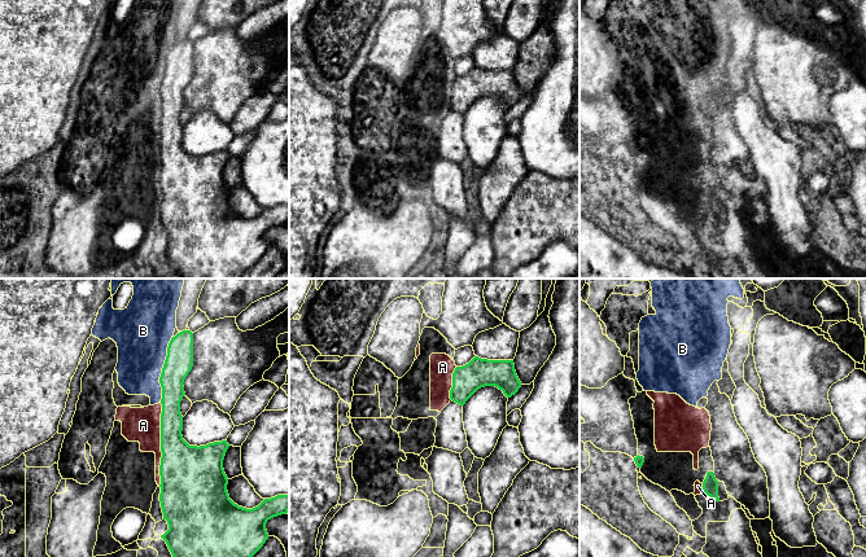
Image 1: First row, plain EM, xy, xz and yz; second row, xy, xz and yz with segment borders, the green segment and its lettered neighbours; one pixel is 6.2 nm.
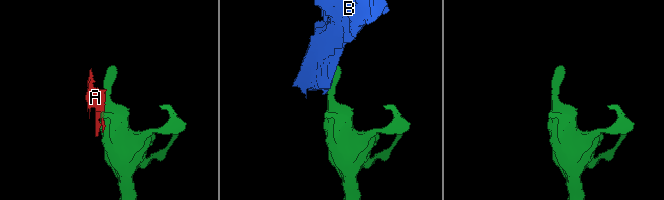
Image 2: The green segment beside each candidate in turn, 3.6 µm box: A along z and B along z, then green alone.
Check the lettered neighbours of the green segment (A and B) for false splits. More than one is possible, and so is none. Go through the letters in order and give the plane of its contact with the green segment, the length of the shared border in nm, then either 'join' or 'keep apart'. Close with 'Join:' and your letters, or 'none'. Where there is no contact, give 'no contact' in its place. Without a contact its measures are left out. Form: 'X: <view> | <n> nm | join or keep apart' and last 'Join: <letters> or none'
A: xy | 500 nm | keep apart
B: xy | 420 nm | keep apart
Join: none

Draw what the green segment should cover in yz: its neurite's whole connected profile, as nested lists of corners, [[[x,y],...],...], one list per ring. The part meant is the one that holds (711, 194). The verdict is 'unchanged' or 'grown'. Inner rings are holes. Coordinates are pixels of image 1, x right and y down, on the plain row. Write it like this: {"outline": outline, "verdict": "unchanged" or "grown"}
{"outline": [[[708,181],[703,192],[703,203],[707,203],[713,210],[720,211],[718,207],[718,190],[714,187],[713,181]]], "verdict": "unchanged"}

